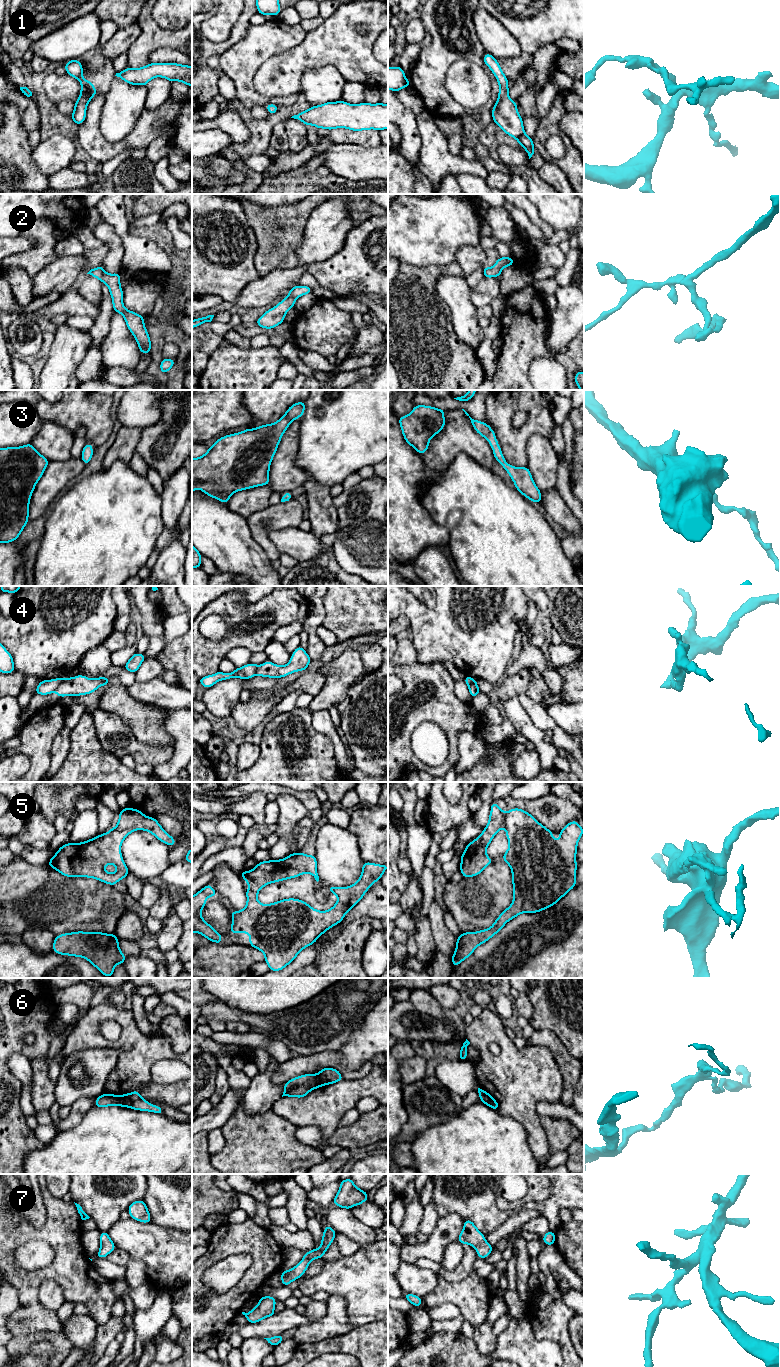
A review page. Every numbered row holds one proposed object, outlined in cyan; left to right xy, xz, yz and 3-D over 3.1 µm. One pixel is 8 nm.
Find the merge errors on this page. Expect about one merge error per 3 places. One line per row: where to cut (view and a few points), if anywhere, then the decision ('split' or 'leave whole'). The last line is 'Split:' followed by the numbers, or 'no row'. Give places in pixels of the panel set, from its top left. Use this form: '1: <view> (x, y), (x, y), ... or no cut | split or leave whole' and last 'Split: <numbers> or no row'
1: no cut | leave whole
2: no cut | leave whole
3: no cut | leave whole
4: xy (65, 678), (54, 690) | split
5: no cut | leave whole
6: xy (120, 1095), (126, 1106) | split
7: no cut | leave whole
Split: 4, 6

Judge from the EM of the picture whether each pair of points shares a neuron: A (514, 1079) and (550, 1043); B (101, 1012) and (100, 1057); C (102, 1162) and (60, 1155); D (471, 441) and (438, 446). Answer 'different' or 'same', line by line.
A: different
B: different
C: same
D: same

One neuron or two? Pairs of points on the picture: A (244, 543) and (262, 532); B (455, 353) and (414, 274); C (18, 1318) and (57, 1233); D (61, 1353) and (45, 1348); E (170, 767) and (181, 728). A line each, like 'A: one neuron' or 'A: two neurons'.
A: two neurons
B: one neuron
C: one neuron
D: two neurons
E: one neuron

